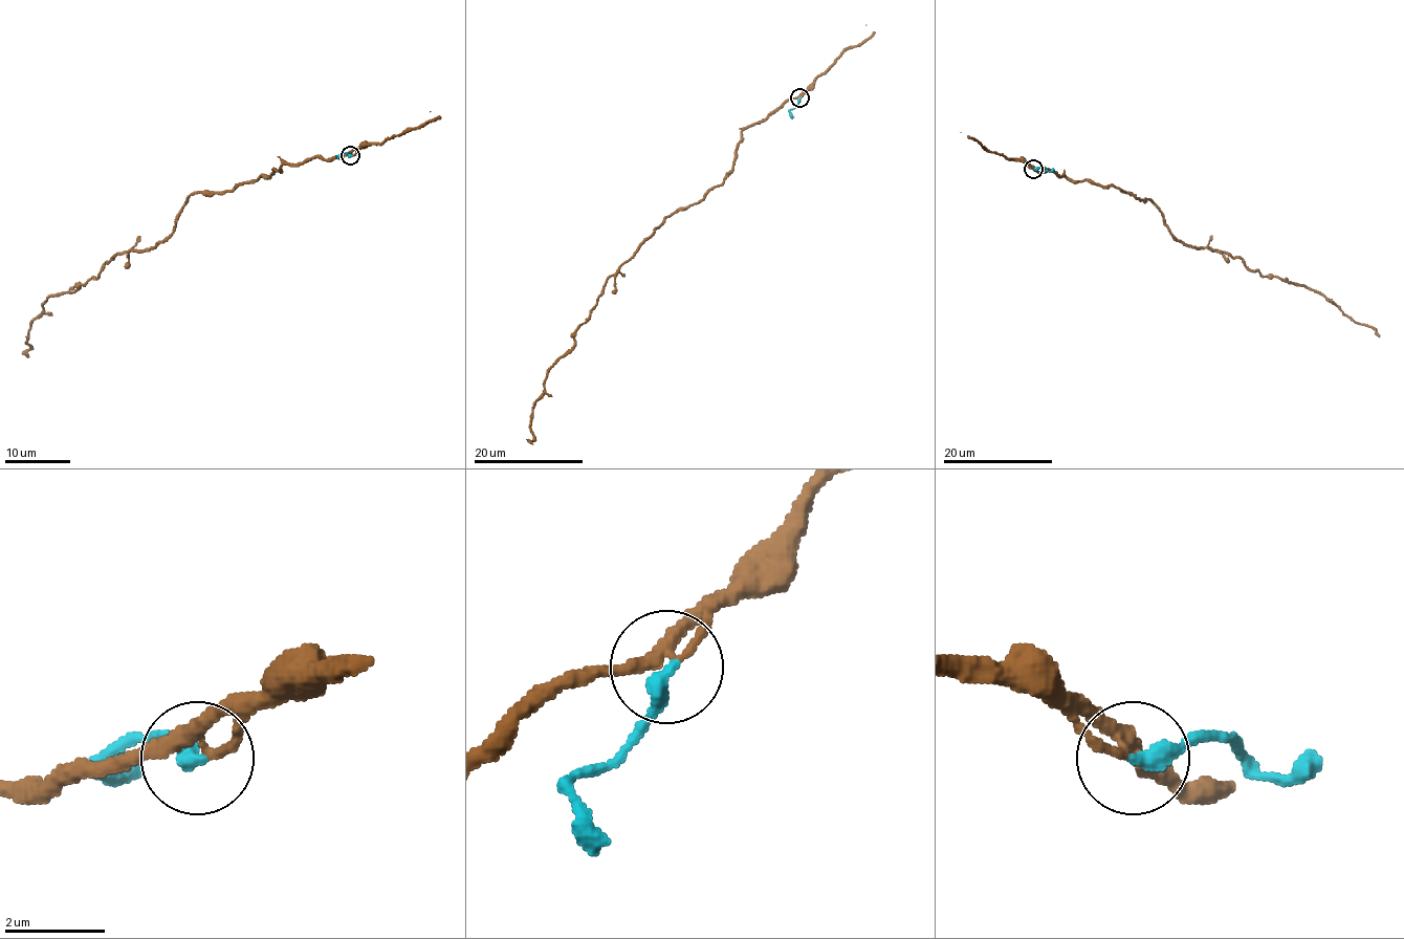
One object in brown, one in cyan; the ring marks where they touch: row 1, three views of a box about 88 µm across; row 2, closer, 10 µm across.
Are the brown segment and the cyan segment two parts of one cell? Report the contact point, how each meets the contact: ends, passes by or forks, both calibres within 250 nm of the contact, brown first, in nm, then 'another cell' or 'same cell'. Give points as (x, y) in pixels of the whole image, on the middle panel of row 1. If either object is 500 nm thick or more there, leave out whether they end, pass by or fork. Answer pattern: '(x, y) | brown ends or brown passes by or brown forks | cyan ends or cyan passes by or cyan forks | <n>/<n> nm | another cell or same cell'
(799, 97) | brown passes by | cyan ends | 280/340 nm | same cell

